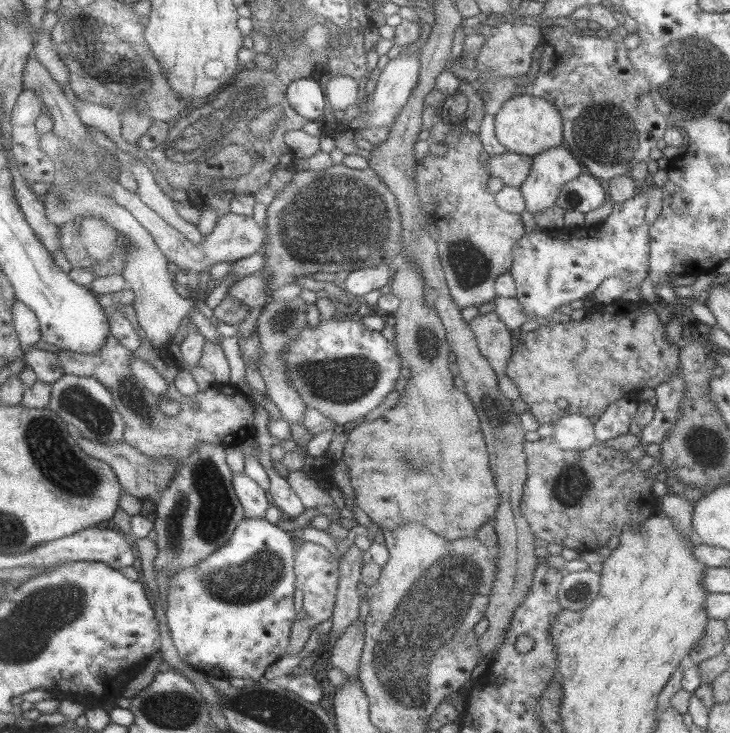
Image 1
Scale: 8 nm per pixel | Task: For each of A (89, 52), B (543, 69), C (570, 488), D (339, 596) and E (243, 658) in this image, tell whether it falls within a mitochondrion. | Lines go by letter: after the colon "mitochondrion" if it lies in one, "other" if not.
A: mitochondrion
B: other
C: mitochondrion
D: other
E: other

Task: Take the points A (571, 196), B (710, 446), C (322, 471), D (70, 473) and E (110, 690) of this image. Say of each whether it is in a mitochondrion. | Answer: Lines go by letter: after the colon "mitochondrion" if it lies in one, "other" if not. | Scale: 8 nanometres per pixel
A: mitochondrion
B: mitochondrion
C: other
D: mitochondrion
E: other

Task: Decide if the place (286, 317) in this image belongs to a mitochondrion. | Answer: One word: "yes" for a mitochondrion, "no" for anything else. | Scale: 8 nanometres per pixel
yes

